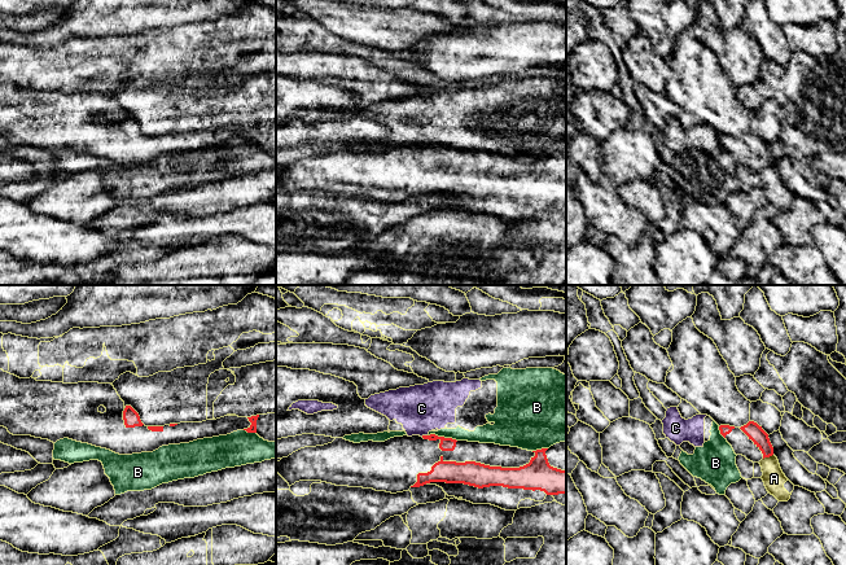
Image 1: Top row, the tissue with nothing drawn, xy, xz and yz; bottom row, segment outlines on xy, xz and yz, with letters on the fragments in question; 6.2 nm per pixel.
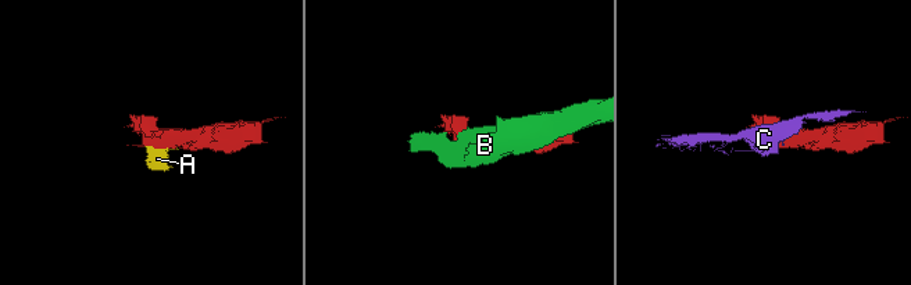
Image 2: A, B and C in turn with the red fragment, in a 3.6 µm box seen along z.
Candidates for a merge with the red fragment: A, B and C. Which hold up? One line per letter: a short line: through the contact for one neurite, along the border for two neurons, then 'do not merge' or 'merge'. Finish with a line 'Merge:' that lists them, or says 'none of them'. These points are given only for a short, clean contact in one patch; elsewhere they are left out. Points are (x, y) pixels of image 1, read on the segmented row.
A: yz (772, 454), (763, 459) | do not merge
B: do not merge
C: xz (426, 434), (421, 436) | do not merge
Merge: none of them

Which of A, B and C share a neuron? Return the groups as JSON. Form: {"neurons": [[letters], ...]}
{"neurons": [["A"], ["B", "C"]]}

